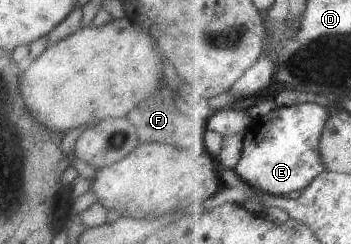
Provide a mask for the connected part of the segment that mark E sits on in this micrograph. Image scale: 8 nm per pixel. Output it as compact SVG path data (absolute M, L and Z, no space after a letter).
M306 102L276 107L267 115L254 120L244 134L242 159L235 172L252 188L270 195L284 197L295 191L303 192L328 170L322 159L321 141L331 114L332 108Z

